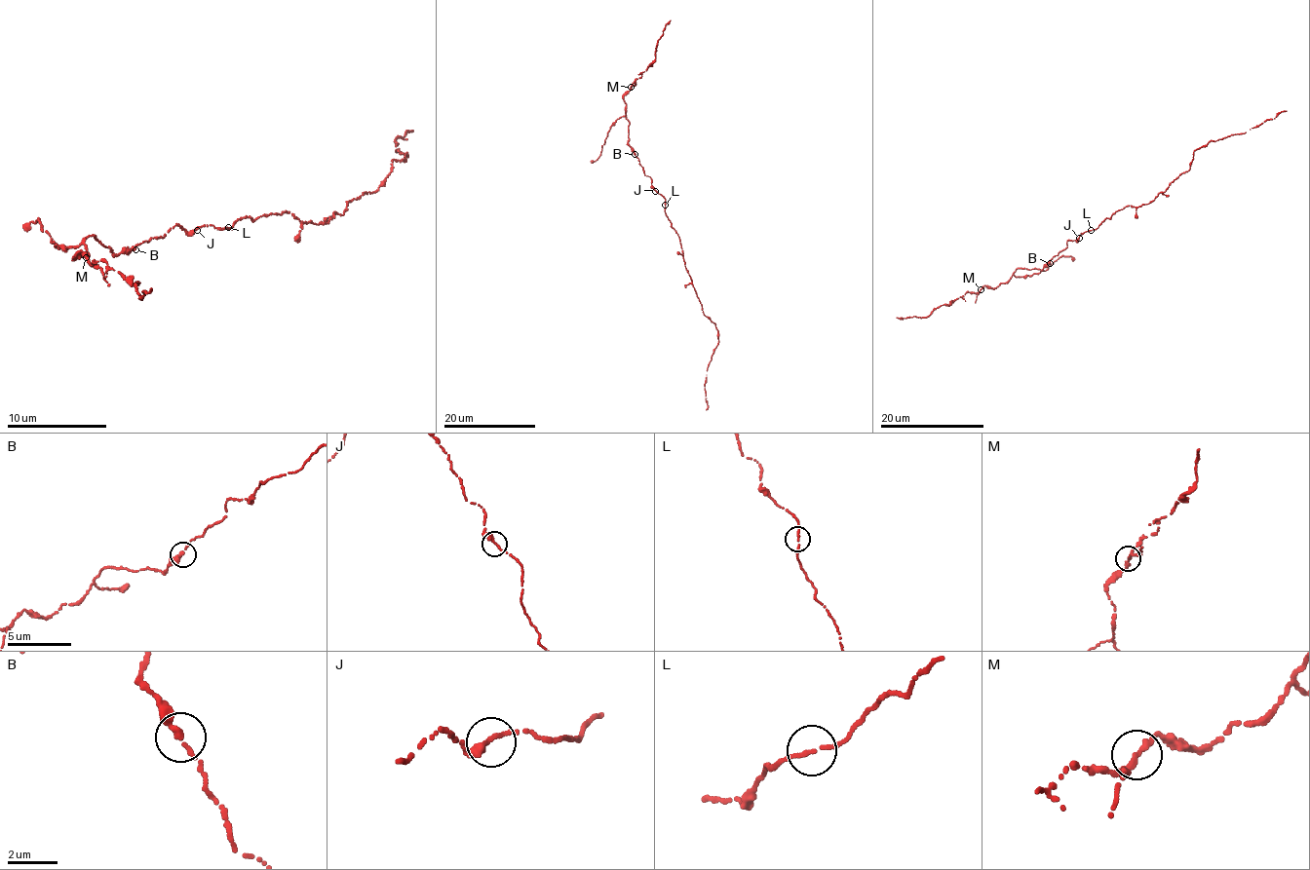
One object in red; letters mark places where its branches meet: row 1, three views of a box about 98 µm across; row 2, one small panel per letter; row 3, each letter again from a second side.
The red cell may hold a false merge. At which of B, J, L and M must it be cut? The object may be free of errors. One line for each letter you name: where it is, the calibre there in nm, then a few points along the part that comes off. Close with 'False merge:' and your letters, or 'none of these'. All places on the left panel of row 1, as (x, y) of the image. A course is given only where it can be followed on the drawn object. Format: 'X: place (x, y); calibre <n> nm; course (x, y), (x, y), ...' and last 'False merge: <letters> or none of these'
False merge: none of these

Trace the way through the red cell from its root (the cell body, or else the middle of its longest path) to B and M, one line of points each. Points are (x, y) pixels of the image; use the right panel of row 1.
B: (1089, 230), (1076, 241), (1067, 240), (1066, 246), (1052, 257), (1050, 263)
M: (1089, 230), (1076, 241), (1067, 240), (1064, 249), (1043, 269), (1017, 268), (1005, 283), (981, 289)

